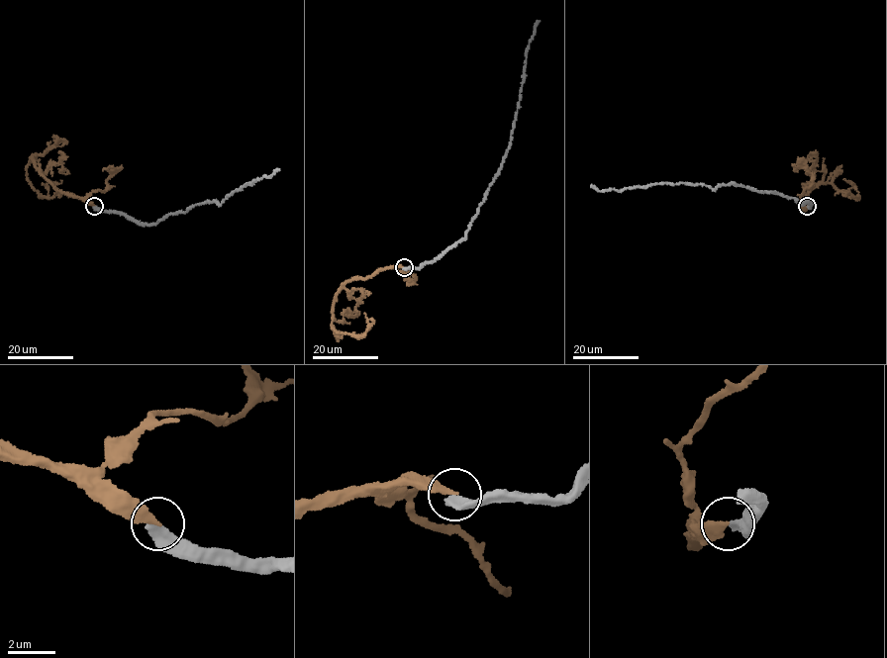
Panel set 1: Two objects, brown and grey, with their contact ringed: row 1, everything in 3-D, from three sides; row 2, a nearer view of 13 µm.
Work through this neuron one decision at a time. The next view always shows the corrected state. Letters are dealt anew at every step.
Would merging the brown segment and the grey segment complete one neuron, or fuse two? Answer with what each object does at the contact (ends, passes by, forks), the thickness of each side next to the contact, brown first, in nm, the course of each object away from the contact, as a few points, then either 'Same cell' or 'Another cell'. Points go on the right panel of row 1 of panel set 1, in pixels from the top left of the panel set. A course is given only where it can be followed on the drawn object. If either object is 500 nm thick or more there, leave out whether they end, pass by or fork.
At the ring brown ends. At the ring grey ends. Thickness 280 nm (brown) against 440 nm. Course of brown: (807, 206), (802, 211), (802, 200), (822, 183), (833, 183), (851, 197), (858, 195), (851, 181), (843, 179). Course of grey: (808, 206), (809, 200), (801, 203), (729, 183), (714, 189), (660, 183), (621, 191), (591, 184). Same cell

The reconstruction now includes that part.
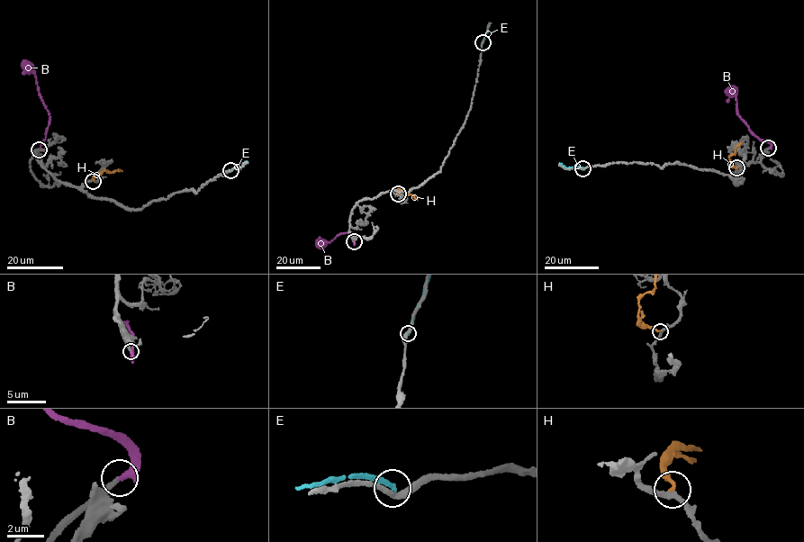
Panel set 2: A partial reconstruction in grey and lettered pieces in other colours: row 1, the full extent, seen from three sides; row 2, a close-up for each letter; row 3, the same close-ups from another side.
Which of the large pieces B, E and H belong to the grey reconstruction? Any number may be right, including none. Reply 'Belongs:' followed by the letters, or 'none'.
Belongs: B

